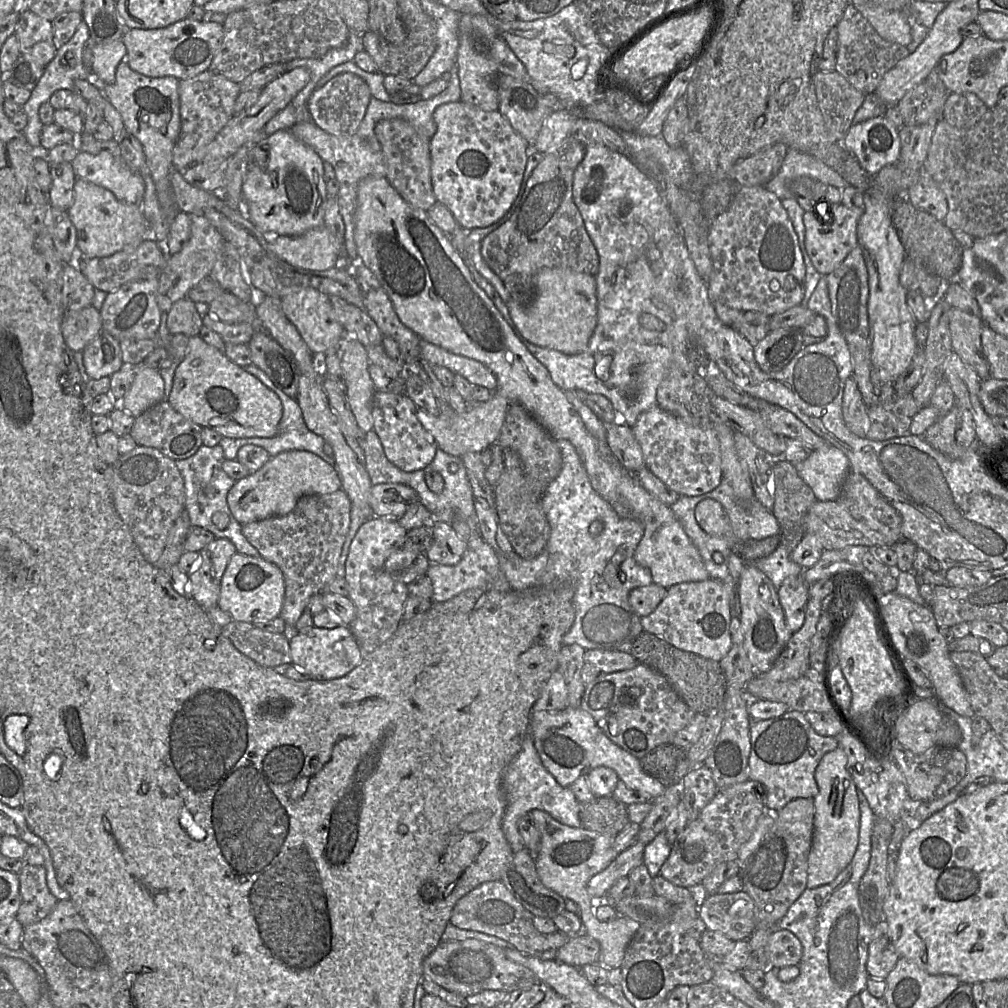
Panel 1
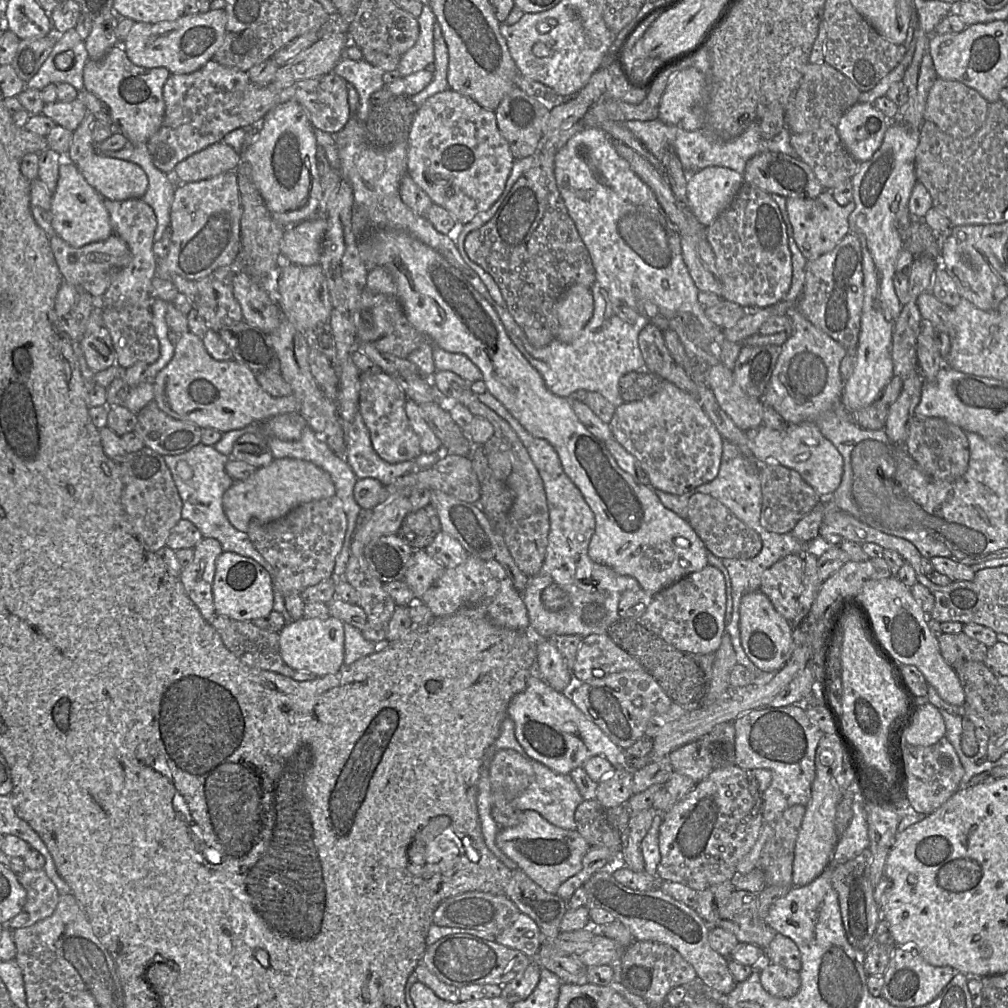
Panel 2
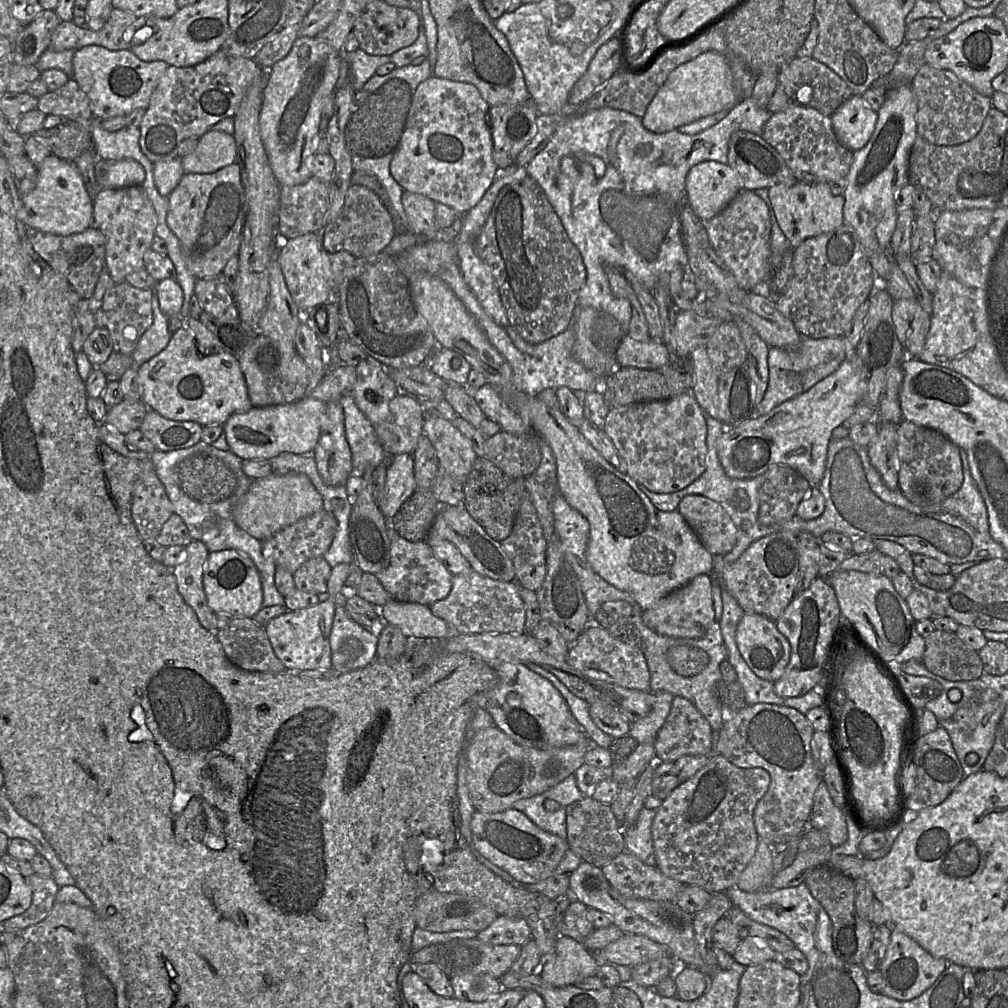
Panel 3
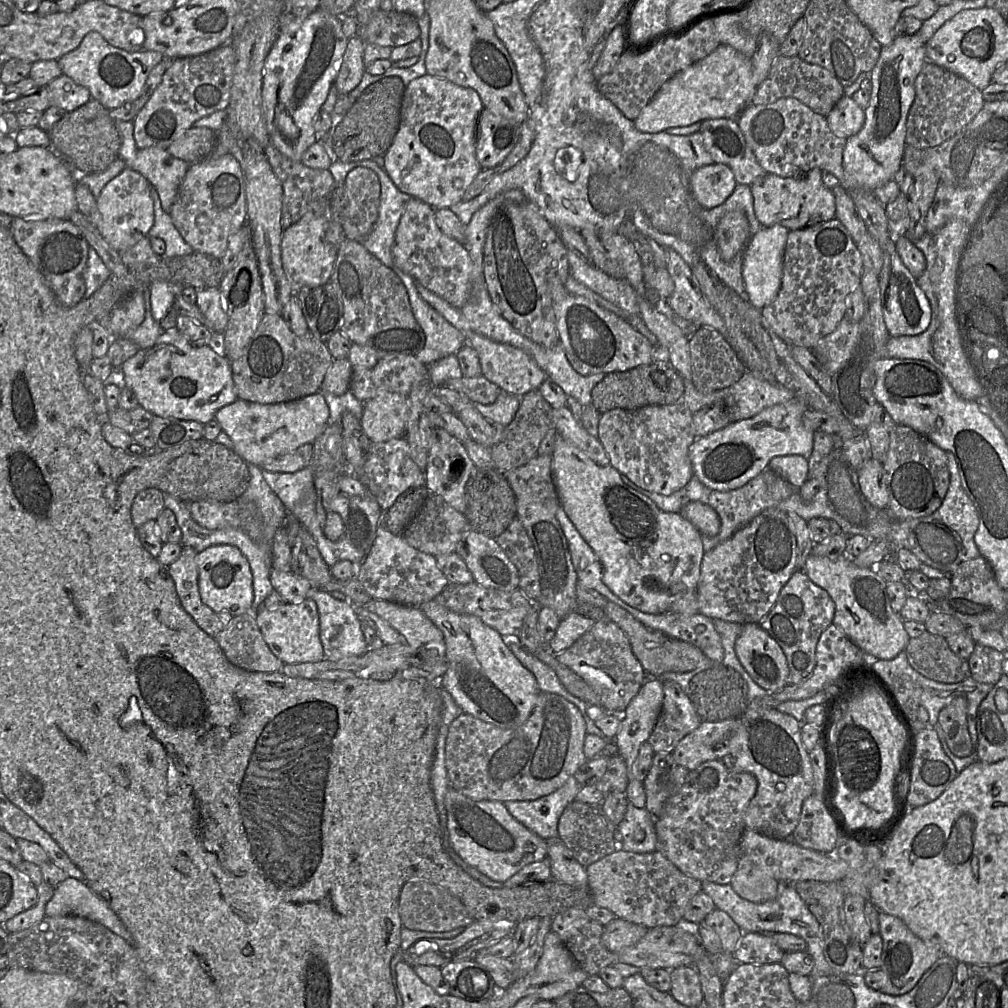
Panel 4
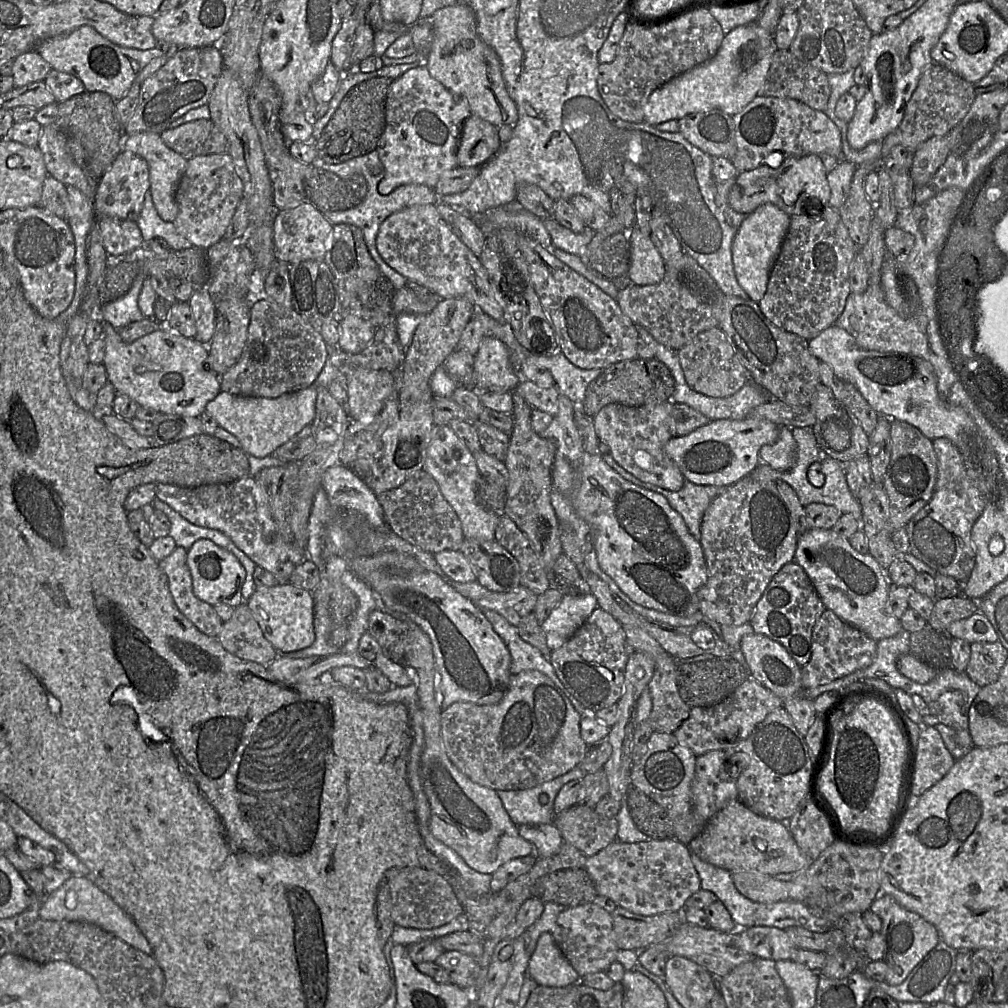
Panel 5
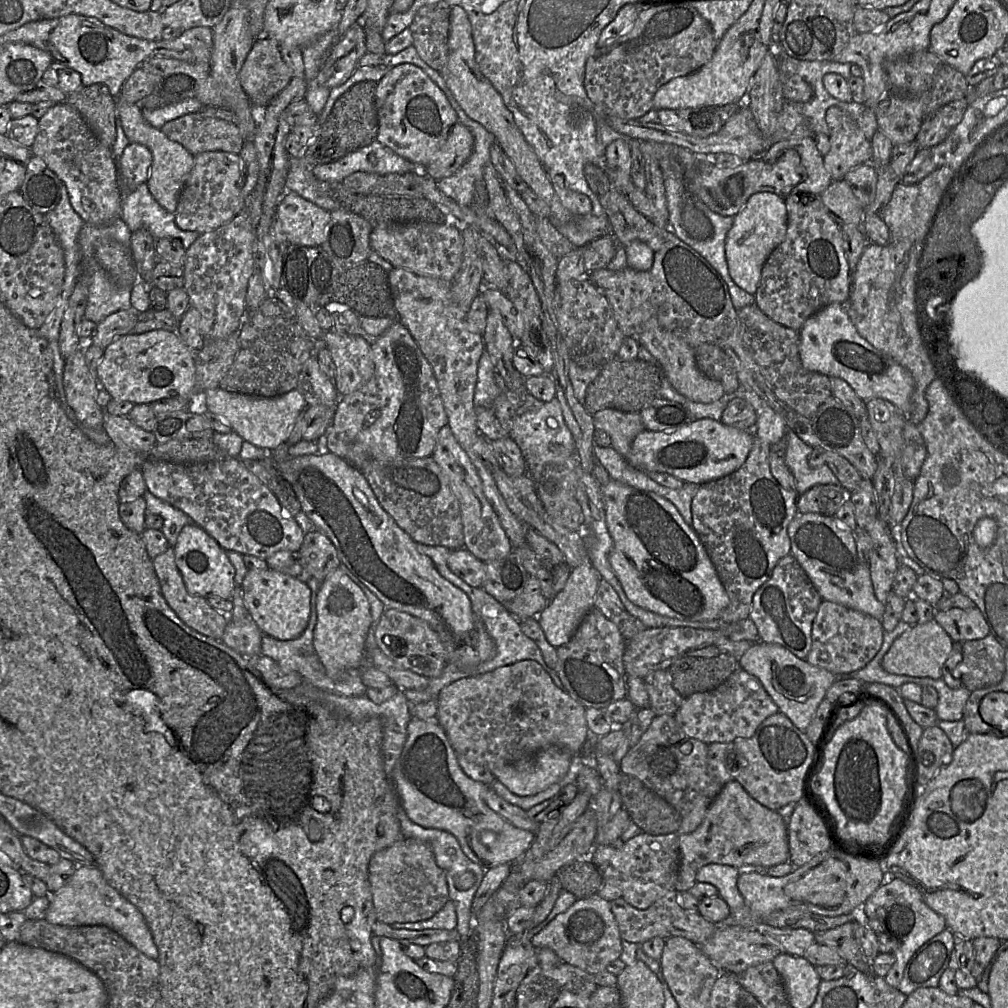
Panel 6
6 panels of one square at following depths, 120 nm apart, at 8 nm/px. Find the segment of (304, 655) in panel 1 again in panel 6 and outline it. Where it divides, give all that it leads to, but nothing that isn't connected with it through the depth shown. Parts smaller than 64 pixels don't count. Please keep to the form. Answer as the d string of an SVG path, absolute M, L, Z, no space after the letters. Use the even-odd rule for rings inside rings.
M271 569L248 570L241 587L245 605L263 635L289 641L299 638L306 630L310 618L311 591L305 583Z

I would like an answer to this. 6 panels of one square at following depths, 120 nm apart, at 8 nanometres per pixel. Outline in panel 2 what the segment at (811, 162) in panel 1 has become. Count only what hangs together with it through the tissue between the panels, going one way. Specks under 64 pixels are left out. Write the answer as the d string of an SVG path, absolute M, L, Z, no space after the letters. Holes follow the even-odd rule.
M628 120L624 122L626 127L642 142L645 148L659 161L663 160L664 155L669 151L673 150L686 173L687 181L695 172L709 166L721 166L732 169L739 174L743 175L747 162L755 155L762 152L776 152L789 155L796 158L795 150L790 143L791 132L788 128L784 128L778 135L772 139L765 139L761 133L761 126L759 120L752 122L740 135L732 139L721 139L711 131L685 131L679 125L668 125L660 120Z

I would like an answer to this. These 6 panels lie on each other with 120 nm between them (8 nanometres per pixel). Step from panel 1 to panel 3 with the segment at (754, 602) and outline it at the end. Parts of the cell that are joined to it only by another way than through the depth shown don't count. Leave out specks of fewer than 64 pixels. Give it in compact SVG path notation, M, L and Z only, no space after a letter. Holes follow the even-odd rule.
M745 612L737 626L736 642L743 659L758 677L773 683L782 677L790 662L791 646L777 629L774 620L761 614Z

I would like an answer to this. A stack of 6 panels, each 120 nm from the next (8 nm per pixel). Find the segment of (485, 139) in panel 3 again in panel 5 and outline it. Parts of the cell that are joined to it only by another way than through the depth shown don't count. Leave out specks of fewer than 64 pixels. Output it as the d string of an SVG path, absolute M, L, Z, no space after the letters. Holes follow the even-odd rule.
M425 65L410 69L395 79L388 90L385 105L386 125L377 145L385 173L379 183L379 192L387 195L406 184L421 184L434 188L443 173L457 167L457 150L462 126L470 116L472 113L466 99L445 88L430 75Z

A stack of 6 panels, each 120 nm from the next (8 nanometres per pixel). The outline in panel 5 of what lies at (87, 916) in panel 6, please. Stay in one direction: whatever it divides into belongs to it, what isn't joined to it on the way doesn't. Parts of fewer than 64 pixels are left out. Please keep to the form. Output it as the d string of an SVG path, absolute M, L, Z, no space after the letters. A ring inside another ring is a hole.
M88 876L69 877L57 890L46 894L39 911L44 920L84 921L95 924L127 944L152 954L152 948L134 920L113 899L97 887Z

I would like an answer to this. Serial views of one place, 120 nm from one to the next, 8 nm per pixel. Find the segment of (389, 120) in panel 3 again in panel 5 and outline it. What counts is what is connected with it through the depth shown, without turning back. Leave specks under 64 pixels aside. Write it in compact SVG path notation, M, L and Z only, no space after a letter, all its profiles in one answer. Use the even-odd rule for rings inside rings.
M420 56L421 60L416 63L383 66L372 72L369 78L358 80L361 82L342 99L323 129L319 140L310 141L316 148L317 162L337 165L377 149L386 125L385 105L389 87L395 79L408 70L421 65L426 66L426 58Z

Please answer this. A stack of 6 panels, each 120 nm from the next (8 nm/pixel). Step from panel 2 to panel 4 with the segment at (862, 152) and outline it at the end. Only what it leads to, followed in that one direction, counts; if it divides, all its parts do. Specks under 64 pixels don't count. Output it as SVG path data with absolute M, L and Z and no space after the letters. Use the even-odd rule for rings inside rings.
M843 96L827 115L832 132L838 137L848 139L856 135L865 122L865 109L851 96Z

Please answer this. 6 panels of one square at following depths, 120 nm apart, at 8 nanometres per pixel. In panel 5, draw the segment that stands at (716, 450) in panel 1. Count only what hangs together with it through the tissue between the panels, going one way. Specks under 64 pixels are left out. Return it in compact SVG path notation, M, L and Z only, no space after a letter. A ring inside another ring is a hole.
M671 400L640 407L609 404L593 418L593 424L599 441L609 446L609 453L622 468L642 482L677 492L686 479L664 450L666 443L674 437L670 428L672 406Z

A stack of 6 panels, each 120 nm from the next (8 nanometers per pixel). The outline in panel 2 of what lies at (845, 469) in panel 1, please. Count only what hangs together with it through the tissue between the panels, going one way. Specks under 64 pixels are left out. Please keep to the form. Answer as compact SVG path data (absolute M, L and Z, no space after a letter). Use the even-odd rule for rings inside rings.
M813 421L790 424L785 430L772 430L762 425L746 431L750 448L760 465L780 464L795 470L817 494L830 498L839 487L843 475L843 457L837 448L827 440Z

